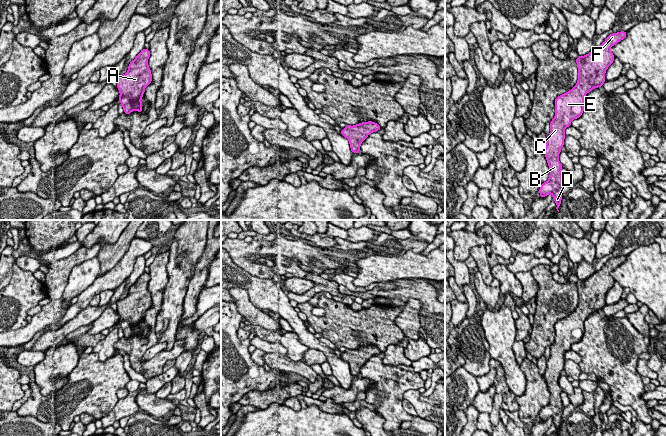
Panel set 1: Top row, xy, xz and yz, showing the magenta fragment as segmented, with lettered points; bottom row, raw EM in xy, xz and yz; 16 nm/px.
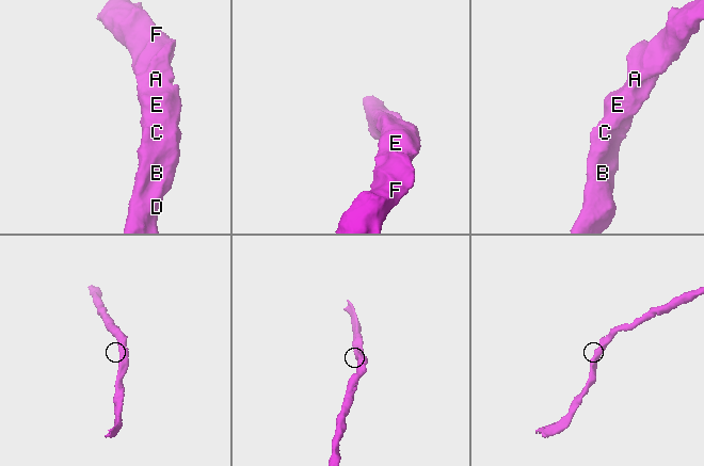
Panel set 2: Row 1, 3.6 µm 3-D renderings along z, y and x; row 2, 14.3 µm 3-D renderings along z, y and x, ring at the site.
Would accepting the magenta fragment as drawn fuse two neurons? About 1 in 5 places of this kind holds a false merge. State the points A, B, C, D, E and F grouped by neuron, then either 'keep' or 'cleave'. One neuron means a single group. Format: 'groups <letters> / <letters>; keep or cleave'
groups A B C D E F; keep

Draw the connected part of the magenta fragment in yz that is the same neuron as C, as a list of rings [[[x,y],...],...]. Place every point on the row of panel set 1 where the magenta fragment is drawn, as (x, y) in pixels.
[[[621,31],[610,34],[597,48],[585,56],[576,59],[578,67],[577,84],[568,92],[555,99],[555,117],[550,122],[550,134],[547,136],[544,154],[549,168],[549,179],[540,189],[540,197],[552,194],[557,204],[557,211],[561,204],[563,180],[561,176],[562,164],[558,156],[564,146],[565,128],[571,126],[573,119],[579,118],[584,111],[585,95],[597,87],[602,87],[605,72],[613,63],[614,55],[610,48],[626,37],[627,32]]]

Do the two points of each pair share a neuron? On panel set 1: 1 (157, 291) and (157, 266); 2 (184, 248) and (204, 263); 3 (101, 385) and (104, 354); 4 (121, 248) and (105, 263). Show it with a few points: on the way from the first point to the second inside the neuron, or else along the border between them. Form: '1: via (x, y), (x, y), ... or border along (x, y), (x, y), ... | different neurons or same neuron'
1: via (157, 285), (157, 272) | same neuron
2: border along (199, 260), (194, 275), (189, 282) | different neurons
3: border along (92, 351), (101, 361), (116, 353) | different neurons
4: via (117, 251), (109, 259) | same neuron

